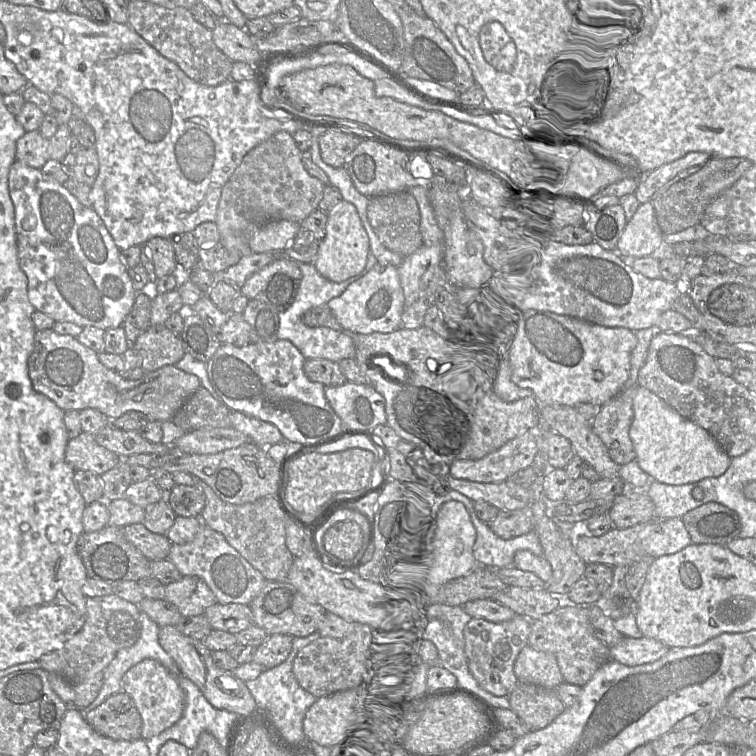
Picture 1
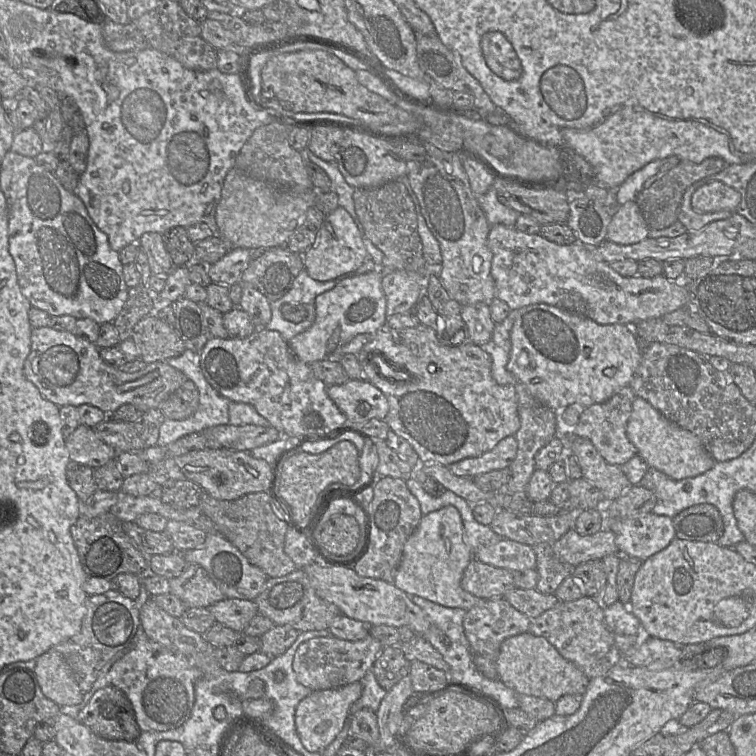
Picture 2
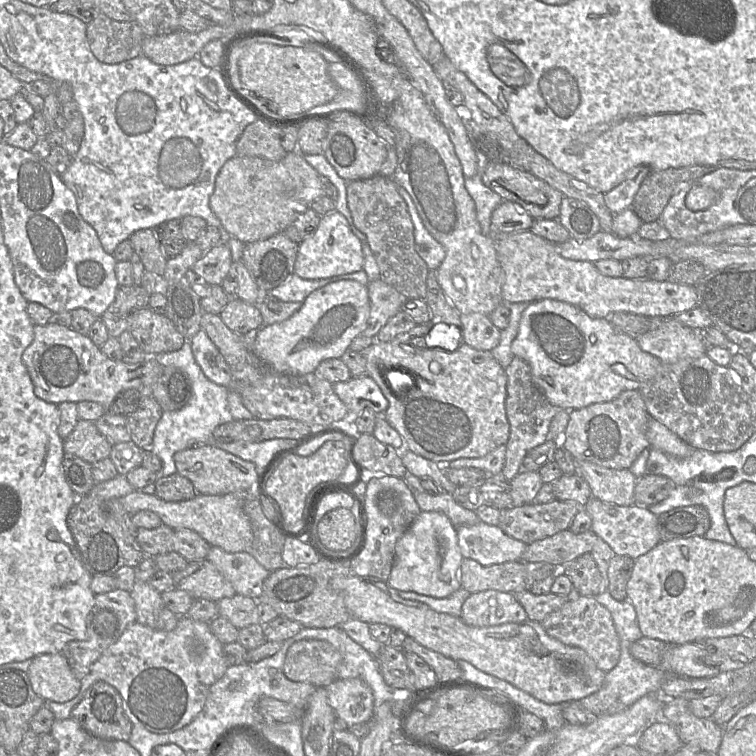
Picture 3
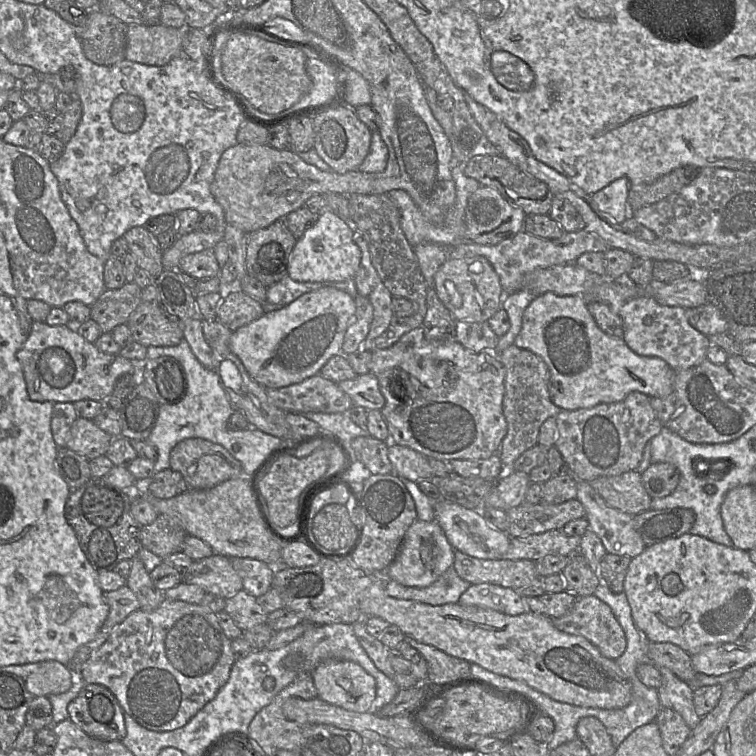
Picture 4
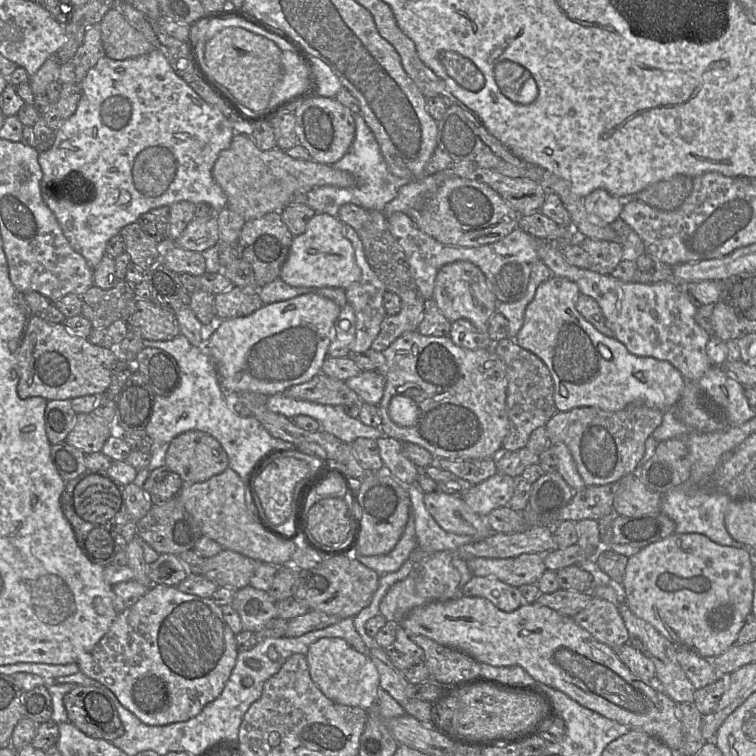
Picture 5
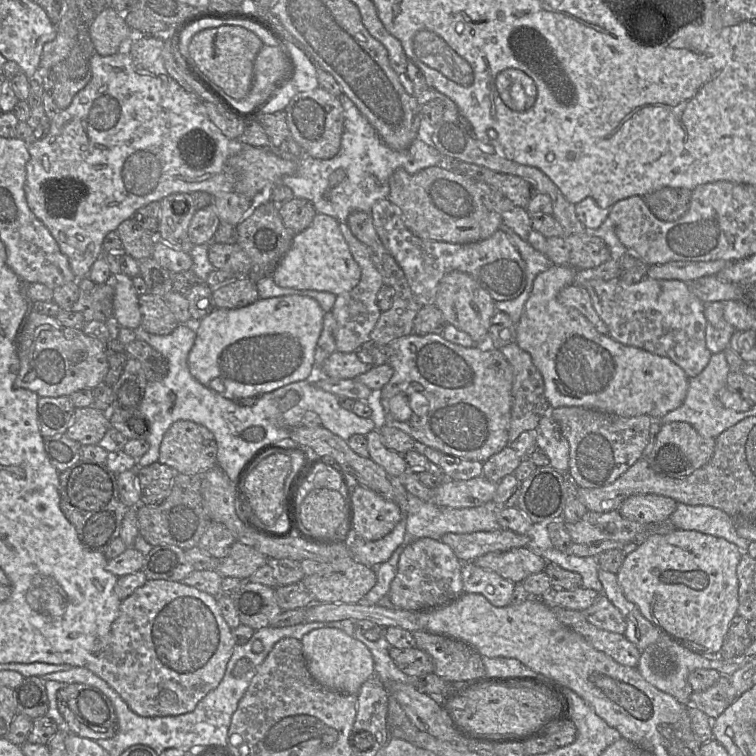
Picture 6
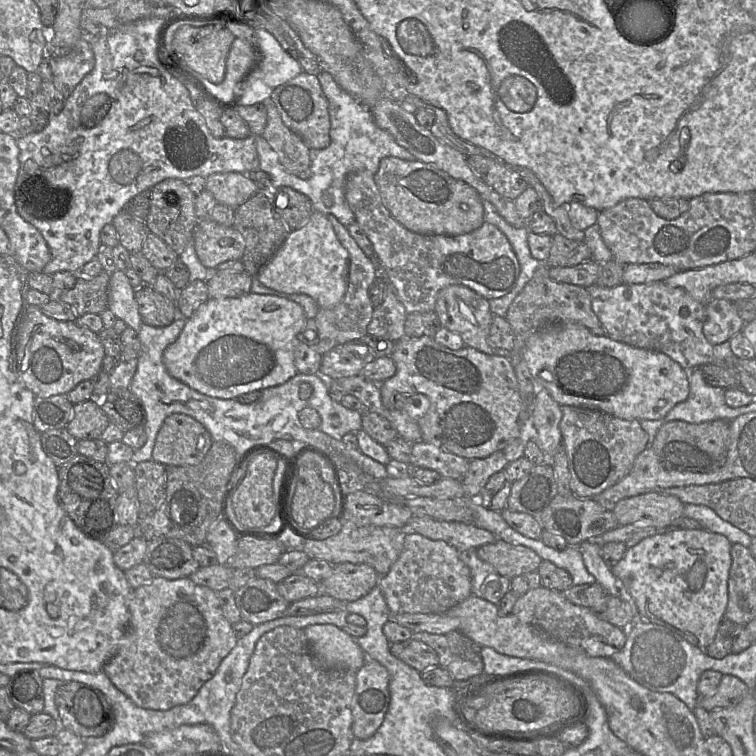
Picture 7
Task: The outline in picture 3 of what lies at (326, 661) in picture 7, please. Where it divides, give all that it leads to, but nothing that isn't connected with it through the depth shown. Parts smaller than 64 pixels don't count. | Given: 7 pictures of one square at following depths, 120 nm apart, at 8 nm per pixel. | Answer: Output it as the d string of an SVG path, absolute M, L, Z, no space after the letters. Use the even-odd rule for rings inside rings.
M337 678L326 686L328 704L337 717L337 729L369 721L374 715L374 696L360 678Z

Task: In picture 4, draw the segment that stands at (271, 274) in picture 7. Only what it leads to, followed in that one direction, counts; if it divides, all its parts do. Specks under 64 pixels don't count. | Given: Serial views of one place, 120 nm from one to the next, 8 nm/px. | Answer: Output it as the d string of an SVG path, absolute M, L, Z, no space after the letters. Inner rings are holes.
M330 209L319 213L317 222L297 239L290 255L287 275L297 282L343 282L353 279L361 264L361 250L354 241L354 230Z

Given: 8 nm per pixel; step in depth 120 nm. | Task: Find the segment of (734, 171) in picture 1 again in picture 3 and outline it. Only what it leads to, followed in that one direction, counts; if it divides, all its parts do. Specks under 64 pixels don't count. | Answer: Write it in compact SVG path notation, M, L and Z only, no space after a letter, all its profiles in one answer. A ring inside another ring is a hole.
M691 165L652 171L641 183L631 208L643 222L657 222L679 183L697 180L715 168Z

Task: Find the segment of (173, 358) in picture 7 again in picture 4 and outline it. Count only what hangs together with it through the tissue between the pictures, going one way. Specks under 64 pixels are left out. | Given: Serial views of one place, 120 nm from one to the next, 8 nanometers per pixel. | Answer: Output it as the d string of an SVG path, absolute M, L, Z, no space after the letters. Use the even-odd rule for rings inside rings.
M327 287L312 292L308 292L301 295L295 301L284 306L283 308L269 313L264 313L260 318L233 331L229 341L229 348L239 358L239 360L245 367L246 371L254 381L256 381L265 388L287 387L292 384L300 383L311 376L320 374L321 368L326 364L326 362L331 357L342 353L342 344L345 332L350 323L352 322L352 318L355 315L355 311L356 306L354 299L346 292L343 292L333 287Z

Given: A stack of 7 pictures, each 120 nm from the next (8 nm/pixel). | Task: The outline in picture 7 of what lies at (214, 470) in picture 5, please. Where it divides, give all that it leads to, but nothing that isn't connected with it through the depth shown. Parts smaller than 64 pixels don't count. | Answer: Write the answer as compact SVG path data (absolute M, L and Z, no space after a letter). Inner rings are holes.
M174 413L158 431L152 459L164 466L194 466L204 459L212 443L210 433L201 423Z

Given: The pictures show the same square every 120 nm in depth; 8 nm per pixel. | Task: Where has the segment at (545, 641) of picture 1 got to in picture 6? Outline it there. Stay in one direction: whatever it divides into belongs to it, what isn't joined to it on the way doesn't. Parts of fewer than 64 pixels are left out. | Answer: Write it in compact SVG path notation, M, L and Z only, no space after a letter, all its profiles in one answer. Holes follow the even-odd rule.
M600 594L591 606L581 612L596 627L624 635L626 622L619 609L604 594Z

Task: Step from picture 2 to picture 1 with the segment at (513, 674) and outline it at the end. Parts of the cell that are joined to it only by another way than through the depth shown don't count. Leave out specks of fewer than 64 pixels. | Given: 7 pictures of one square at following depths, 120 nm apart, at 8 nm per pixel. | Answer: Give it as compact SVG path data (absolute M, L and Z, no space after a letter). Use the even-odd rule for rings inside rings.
M526 645L514 663L514 673L519 682L530 683L546 689L555 689L564 682L555 656Z

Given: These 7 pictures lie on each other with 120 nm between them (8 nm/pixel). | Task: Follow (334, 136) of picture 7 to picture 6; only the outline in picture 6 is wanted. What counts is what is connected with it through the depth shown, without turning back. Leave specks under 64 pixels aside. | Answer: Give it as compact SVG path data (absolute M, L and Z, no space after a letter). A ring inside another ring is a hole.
M342 93L339 97L344 112L344 130L339 152L330 159L317 159L307 155L296 162L298 170L294 175L281 178L280 183L289 187L295 197L311 201L317 211L329 215L339 222L346 222L349 214L355 210L370 212L373 204L380 199L387 199L389 195L389 178L397 169L404 169L415 174L430 166L444 165L446 158L428 141L416 138L406 149L394 150L387 146L375 128L359 111L356 105Z

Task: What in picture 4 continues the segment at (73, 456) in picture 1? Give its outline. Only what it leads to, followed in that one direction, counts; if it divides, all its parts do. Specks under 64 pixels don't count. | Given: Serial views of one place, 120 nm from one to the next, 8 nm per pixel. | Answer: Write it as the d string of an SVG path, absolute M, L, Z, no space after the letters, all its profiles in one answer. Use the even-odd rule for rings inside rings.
M78 417L69 431L66 447L91 460L105 455L113 439L93 420Z

